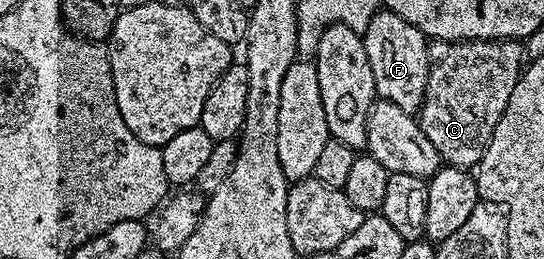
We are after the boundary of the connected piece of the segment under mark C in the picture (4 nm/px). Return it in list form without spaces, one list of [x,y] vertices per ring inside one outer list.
[[[475,38],[473,42],[428,43],[428,79],[418,121],[426,140],[434,144],[441,163],[471,171],[479,166],[494,128],[526,66],[523,41]]]

